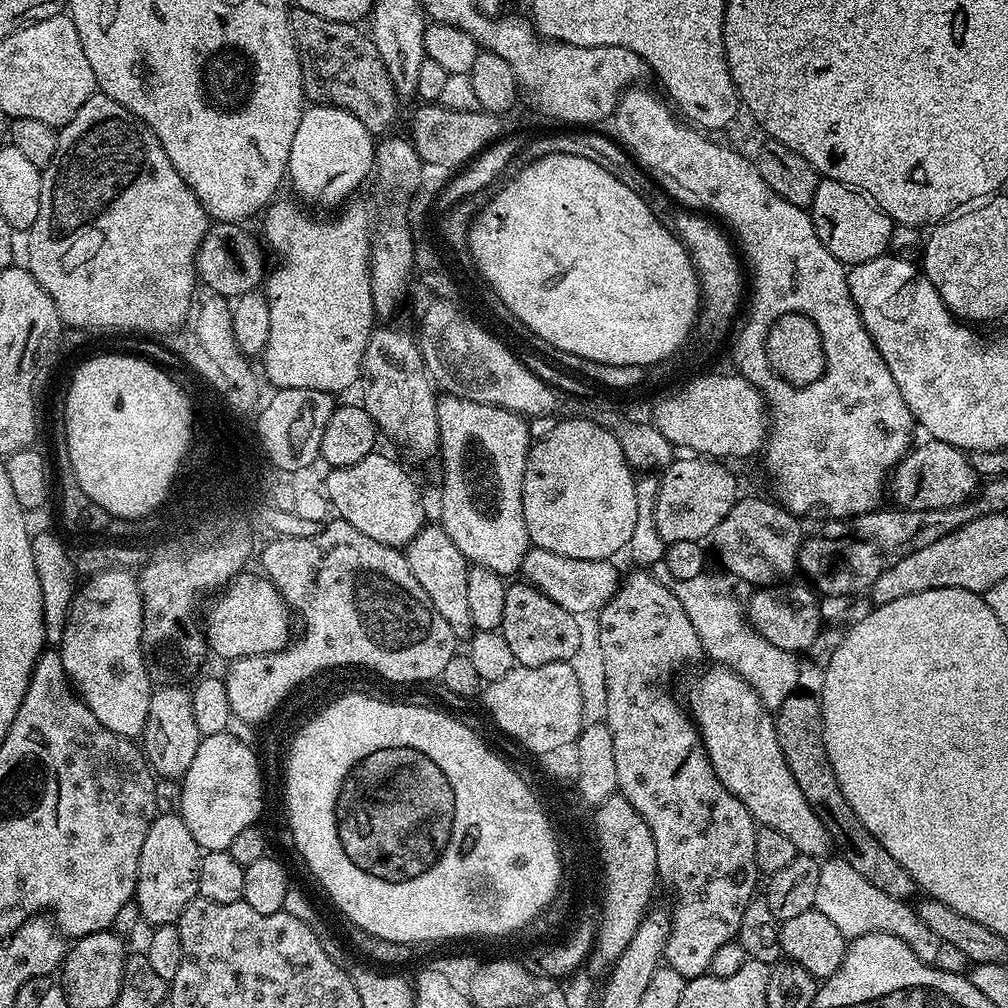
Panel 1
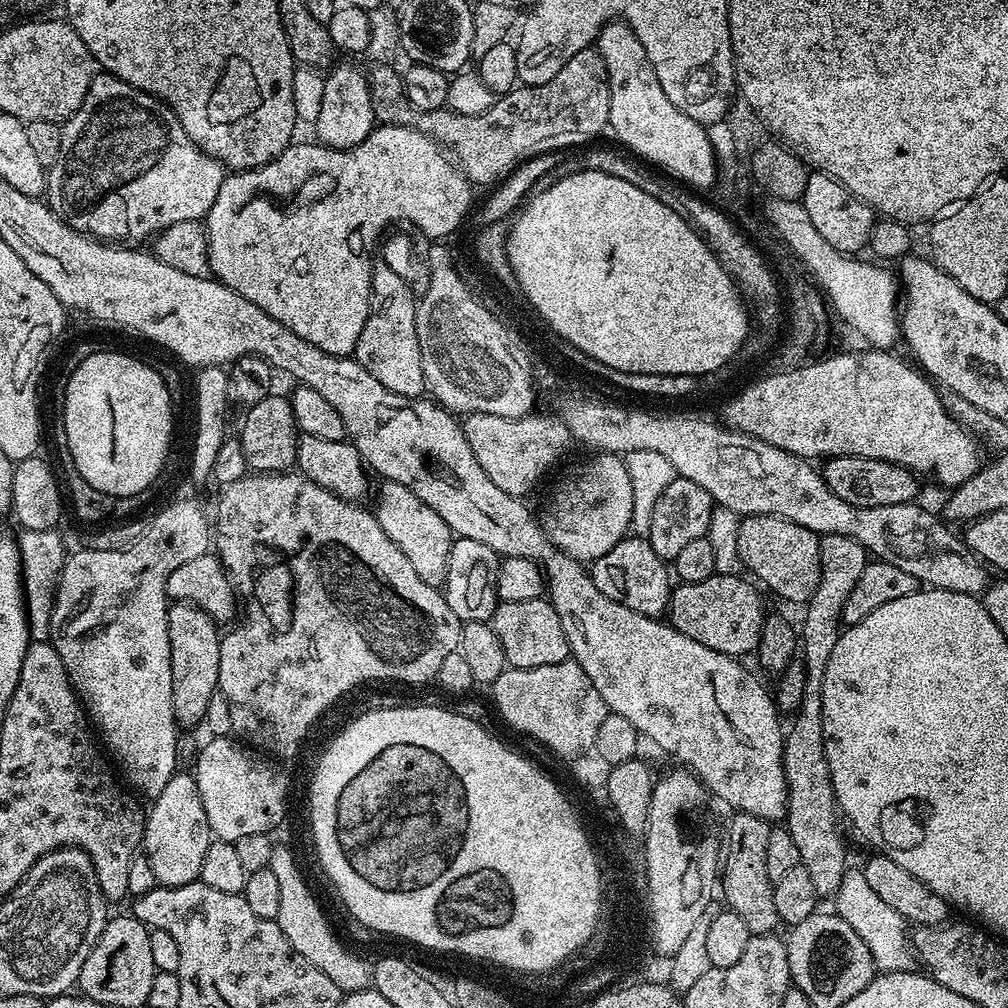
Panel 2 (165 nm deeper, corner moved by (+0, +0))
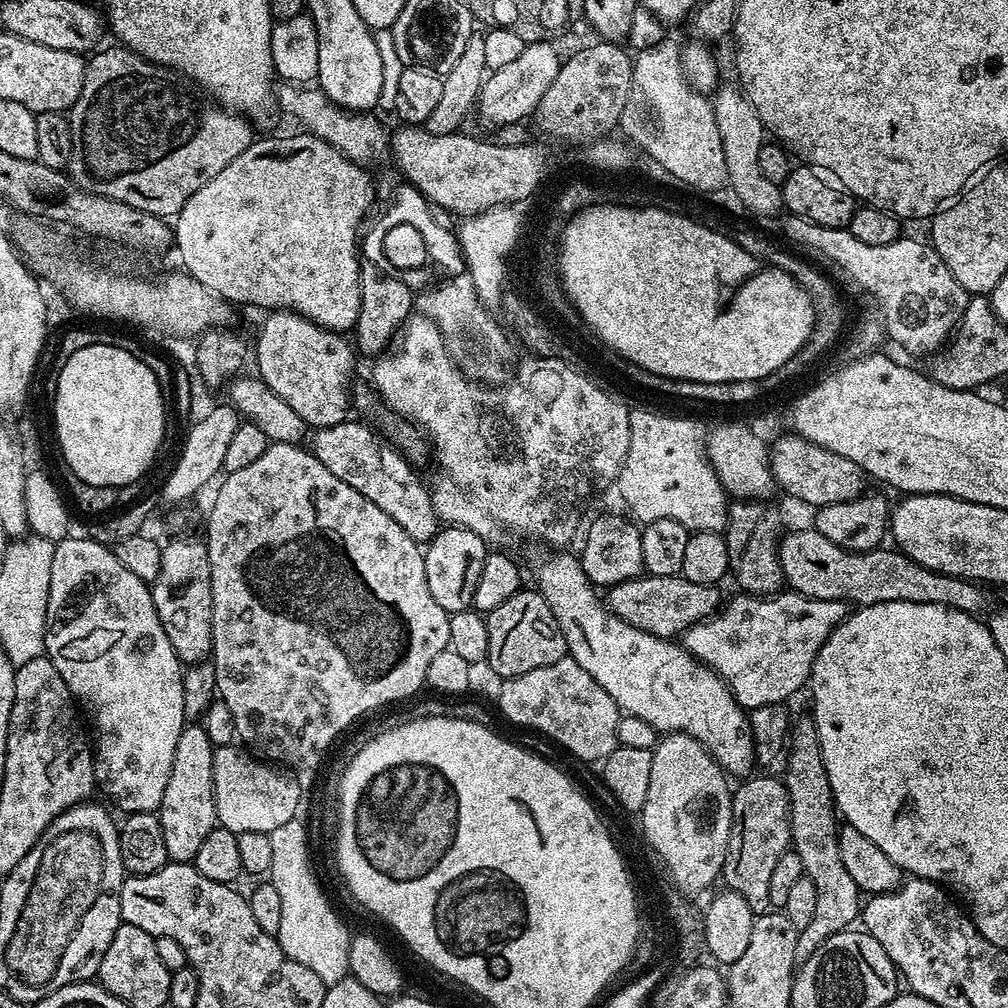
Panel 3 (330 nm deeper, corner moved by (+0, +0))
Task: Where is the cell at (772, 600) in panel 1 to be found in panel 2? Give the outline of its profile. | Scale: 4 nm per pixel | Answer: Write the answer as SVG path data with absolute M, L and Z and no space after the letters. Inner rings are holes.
M717 574L706 578L706 582L677 583L668 602L667 619L686 637L710 650L737 658L744 658L747 652L755 653L760 647L766 609L760 597L761 589L755 583L747 584L744 579L743 575Z

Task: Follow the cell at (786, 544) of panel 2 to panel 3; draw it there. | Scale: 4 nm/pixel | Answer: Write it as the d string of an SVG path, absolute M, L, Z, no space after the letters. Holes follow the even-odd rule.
M812 526L783 533L780 561L785 585L791 591L810 598L847 600L852 606L882 602L941 604L974 617L989 611L989 589L979 583L930 570L892 546L881 546L873 552L851 552L842 546L834 546L830 538Z

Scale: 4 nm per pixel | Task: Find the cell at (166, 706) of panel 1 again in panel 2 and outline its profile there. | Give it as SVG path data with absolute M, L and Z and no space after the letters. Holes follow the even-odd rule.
M173 603L168 609L170 630L170 674L172 675L172 702L177 725L192 730L203 725L206 705L218 691L218 650L222 635L217 621L211 620L202 609L193 604Z

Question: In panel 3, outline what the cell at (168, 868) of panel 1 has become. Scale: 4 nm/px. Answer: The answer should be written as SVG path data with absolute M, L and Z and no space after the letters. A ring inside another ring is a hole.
M199 723L185 726L178 746L174 746L174 766L170 766L170 782L166 782L166 794L162 794L158 815L166 854L172 862L195 861L206 834L218 827L214 802L214 746Z

